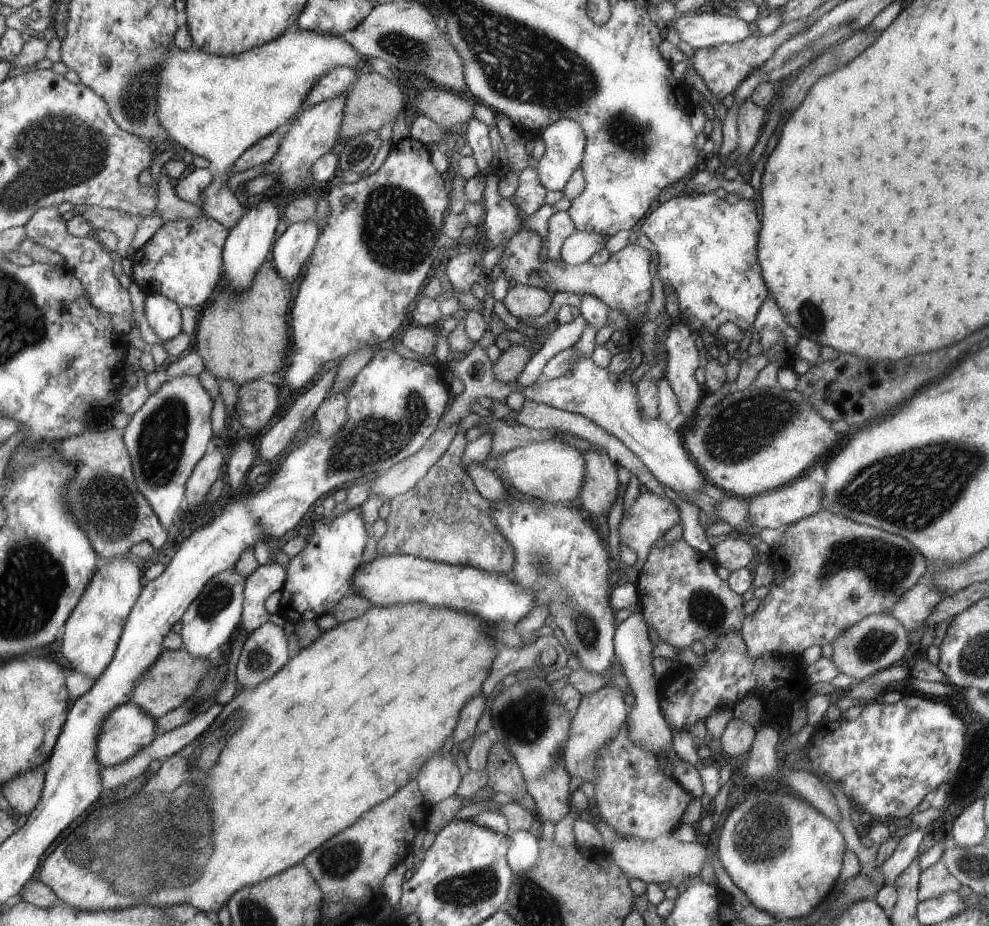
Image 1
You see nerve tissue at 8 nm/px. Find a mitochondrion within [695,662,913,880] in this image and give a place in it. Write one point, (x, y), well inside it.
(763, 836)

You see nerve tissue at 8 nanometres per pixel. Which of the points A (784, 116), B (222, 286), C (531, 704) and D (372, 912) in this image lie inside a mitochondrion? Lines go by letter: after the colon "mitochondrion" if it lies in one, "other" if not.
A: other
B: other
C: mitochondrion
D: other

